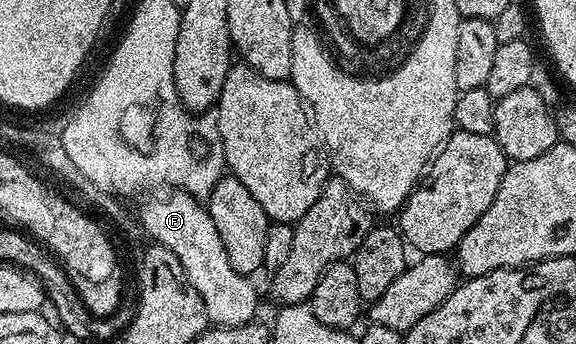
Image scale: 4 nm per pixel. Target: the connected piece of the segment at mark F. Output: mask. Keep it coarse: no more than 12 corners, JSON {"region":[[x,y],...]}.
{"region":[[162,190],[140,228],[180,258],[207,321],[244,326],[258,312],[209,207]]}

